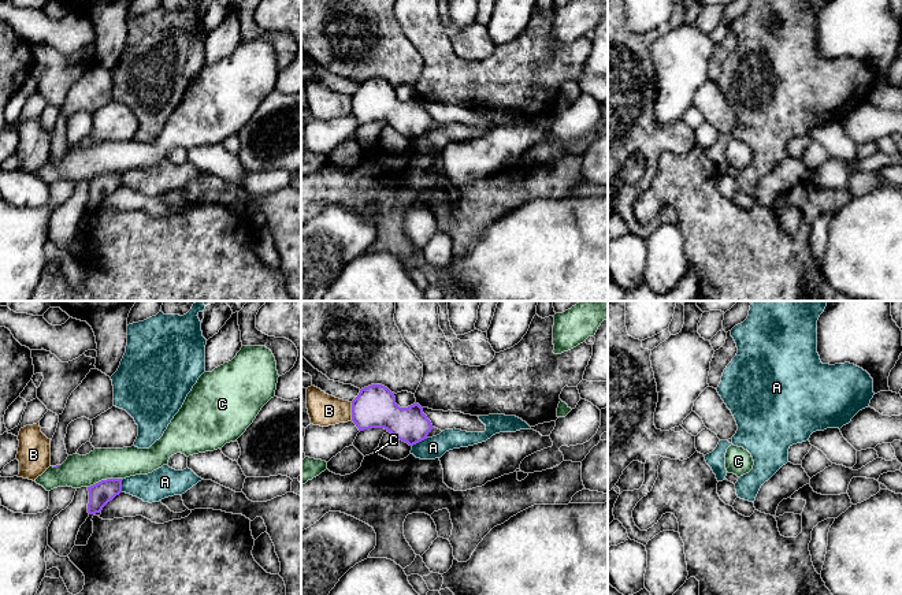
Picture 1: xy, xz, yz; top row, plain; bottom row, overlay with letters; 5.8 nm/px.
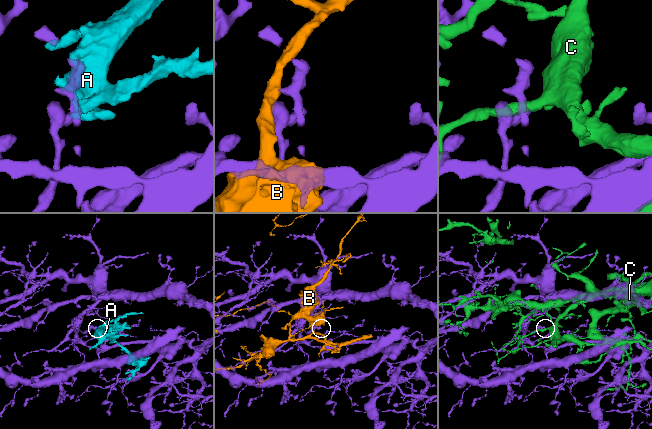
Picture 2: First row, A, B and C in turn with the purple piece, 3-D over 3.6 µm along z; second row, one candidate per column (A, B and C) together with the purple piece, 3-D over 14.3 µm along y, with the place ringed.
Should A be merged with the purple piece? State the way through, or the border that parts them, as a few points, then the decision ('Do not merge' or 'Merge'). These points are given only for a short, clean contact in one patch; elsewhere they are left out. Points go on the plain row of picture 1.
Boundary: xz (427, 131), (412, 140). Do not merge

